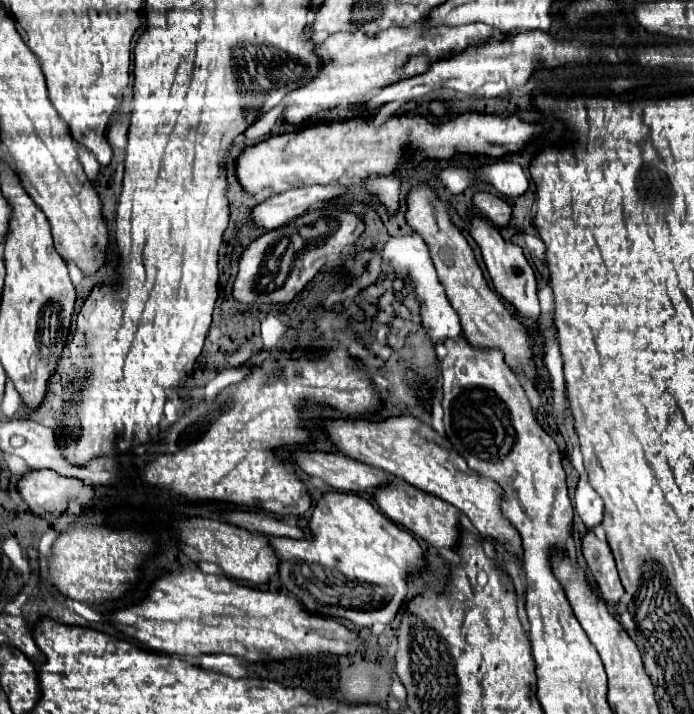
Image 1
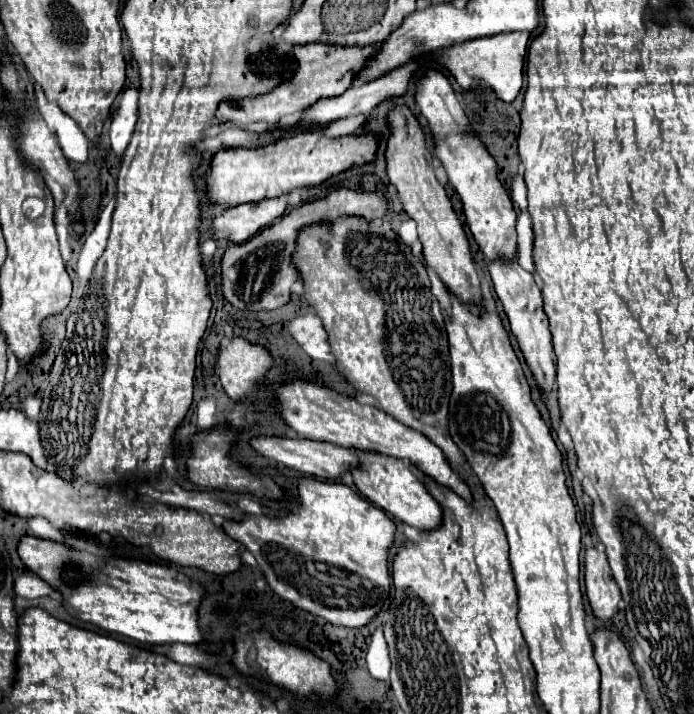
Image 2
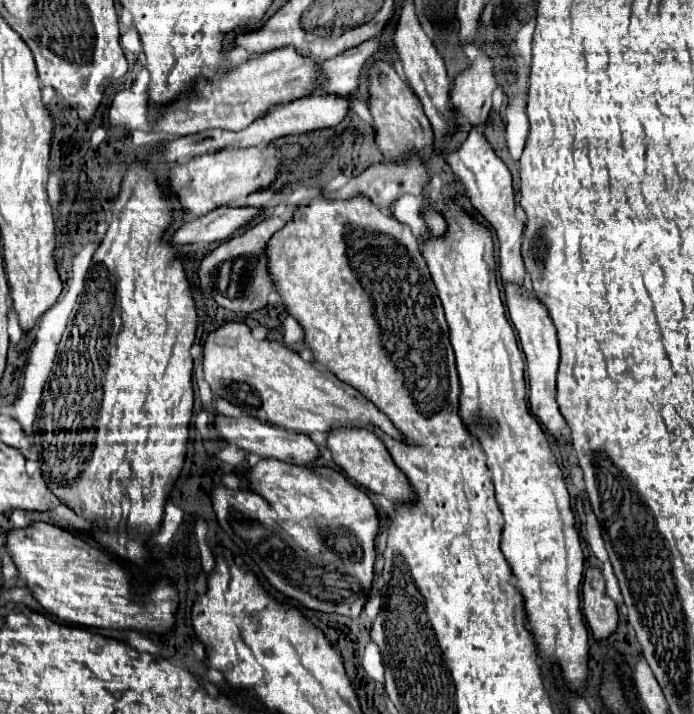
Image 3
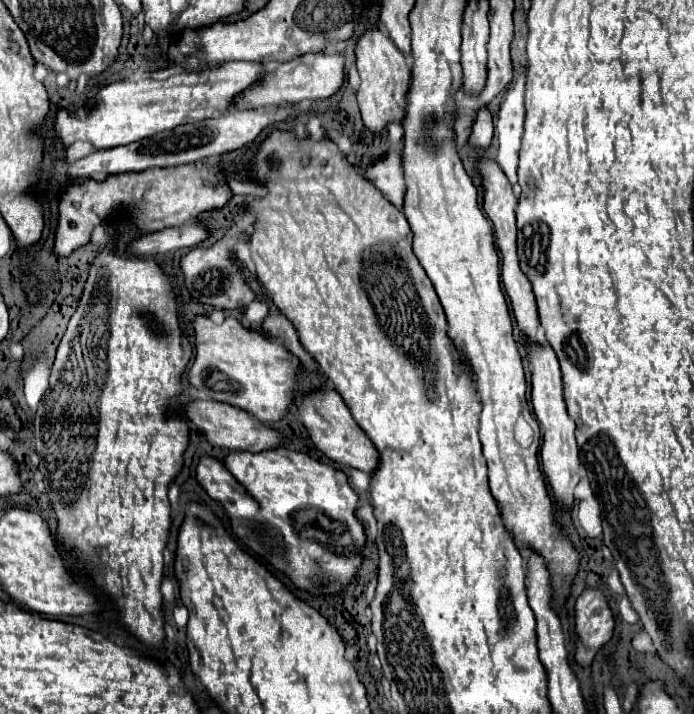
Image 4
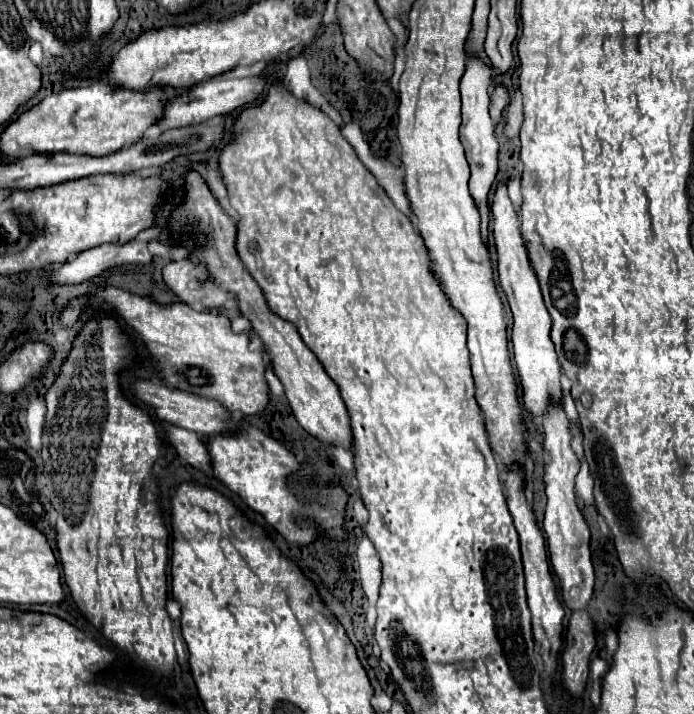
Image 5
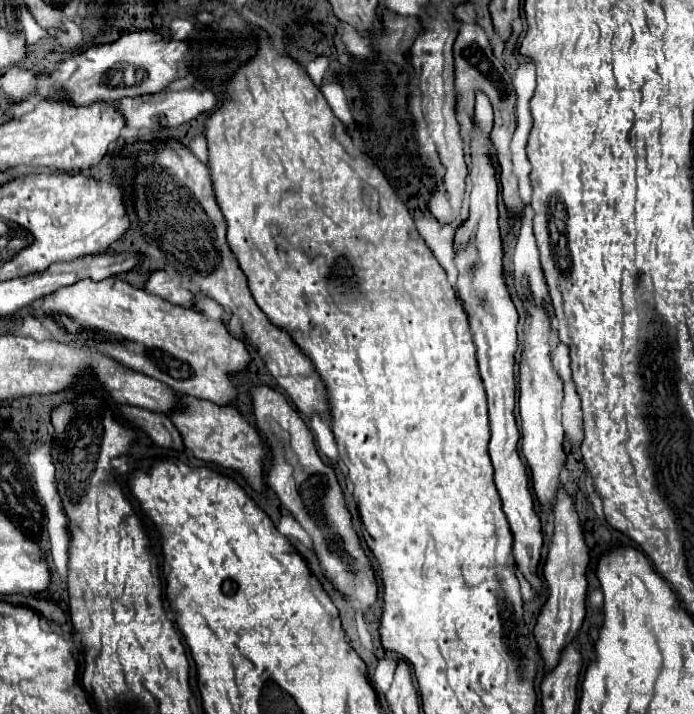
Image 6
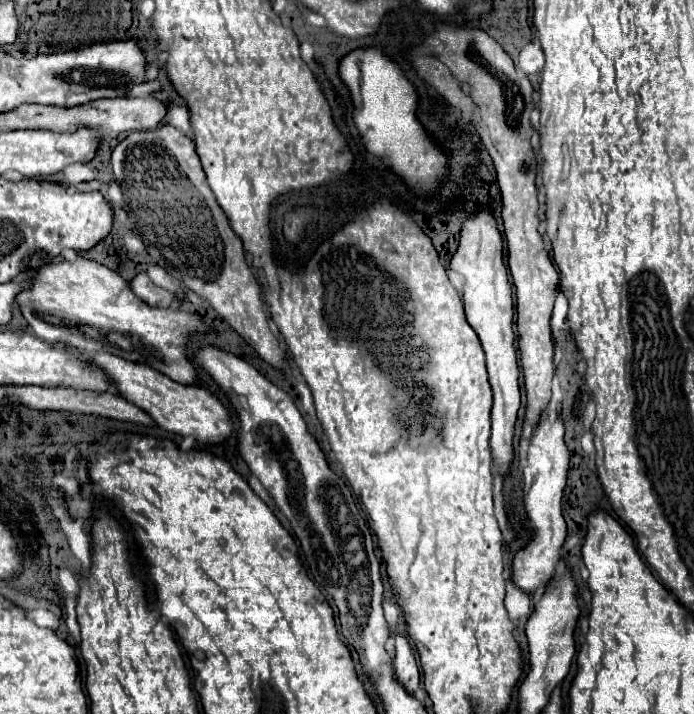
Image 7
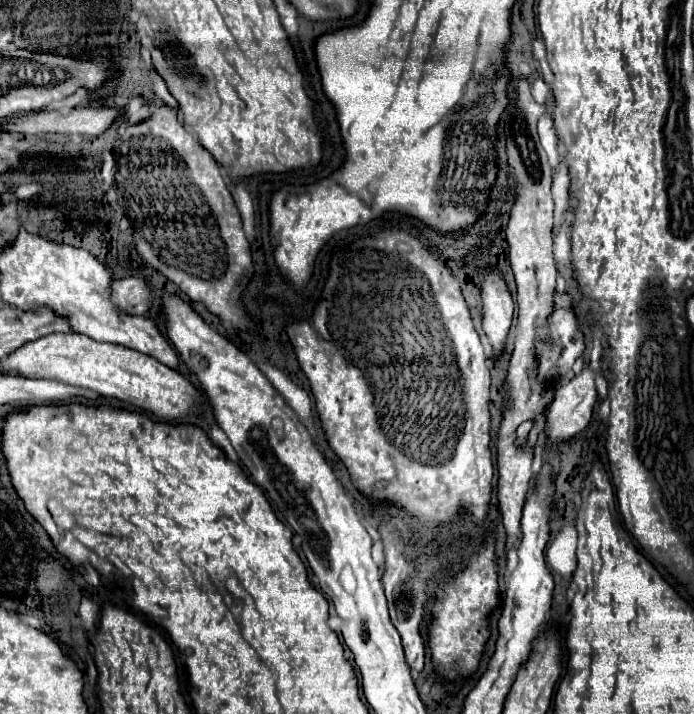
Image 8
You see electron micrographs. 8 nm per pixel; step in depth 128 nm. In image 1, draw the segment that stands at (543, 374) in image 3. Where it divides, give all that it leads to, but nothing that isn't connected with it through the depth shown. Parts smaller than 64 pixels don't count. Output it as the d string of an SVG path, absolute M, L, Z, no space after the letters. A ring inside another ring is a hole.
M474 216L472 224L474 224L474 228L470 230L470 234L482 250L482 258L484 258L484 264L490 272L490 278L492 278L496 292L516 310L518 316L524 316L524 318L538 322L540 304L538 304L538 296L536 296L536 276L534 276L532 266L528 264L526 256L522 254L522 248L506 242L500 236L500 232L494 226L490 226L490 222L486 222L482 216Z

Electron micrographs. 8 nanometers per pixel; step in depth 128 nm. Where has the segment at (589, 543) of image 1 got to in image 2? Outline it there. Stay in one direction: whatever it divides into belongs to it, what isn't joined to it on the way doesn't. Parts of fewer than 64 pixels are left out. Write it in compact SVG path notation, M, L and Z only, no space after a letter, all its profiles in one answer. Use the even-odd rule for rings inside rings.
M596 548L586 550L586 596L598 620L612 620L618 614L620 590L612 578L606 554Z

